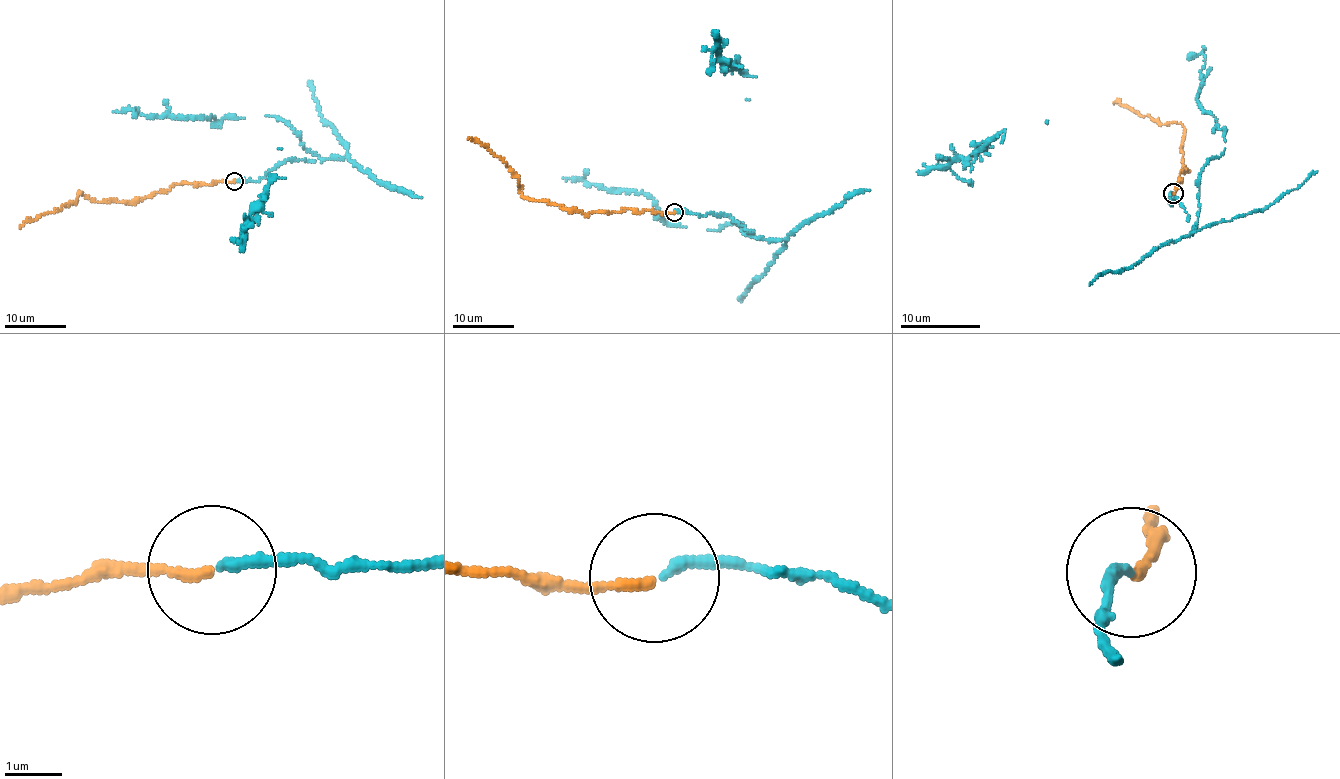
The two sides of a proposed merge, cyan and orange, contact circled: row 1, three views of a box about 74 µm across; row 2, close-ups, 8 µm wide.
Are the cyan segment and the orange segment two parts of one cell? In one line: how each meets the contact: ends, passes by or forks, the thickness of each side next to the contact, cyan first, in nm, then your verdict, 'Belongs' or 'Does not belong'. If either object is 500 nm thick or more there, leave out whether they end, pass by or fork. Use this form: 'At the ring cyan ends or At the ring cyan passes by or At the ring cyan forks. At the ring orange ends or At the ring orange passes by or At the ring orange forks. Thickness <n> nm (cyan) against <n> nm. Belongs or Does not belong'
At the ring cyan ends. At the ring orange ends. Thickness 190 nm (cyan) against 170 nm. Belongs

